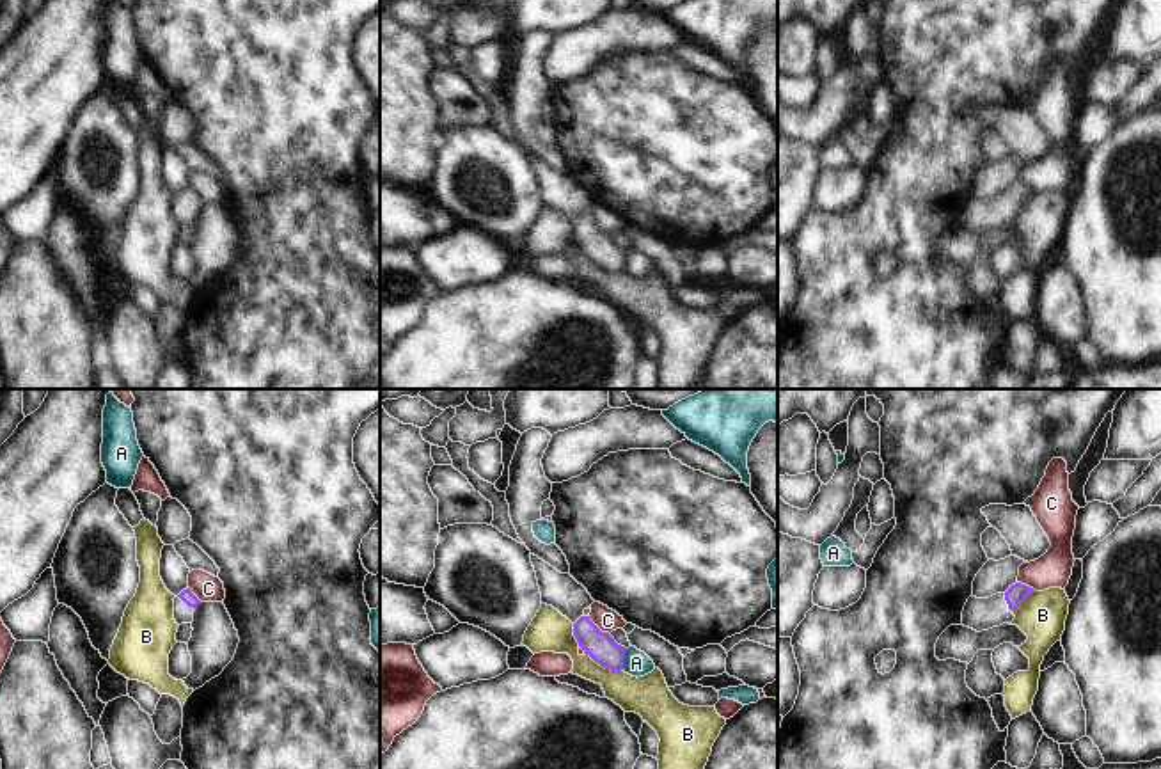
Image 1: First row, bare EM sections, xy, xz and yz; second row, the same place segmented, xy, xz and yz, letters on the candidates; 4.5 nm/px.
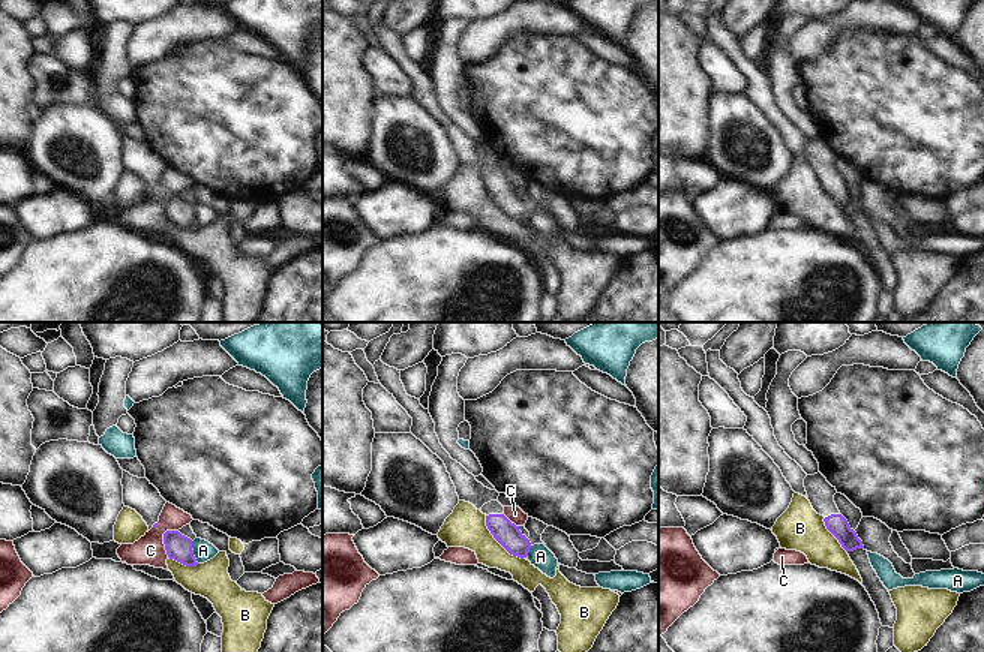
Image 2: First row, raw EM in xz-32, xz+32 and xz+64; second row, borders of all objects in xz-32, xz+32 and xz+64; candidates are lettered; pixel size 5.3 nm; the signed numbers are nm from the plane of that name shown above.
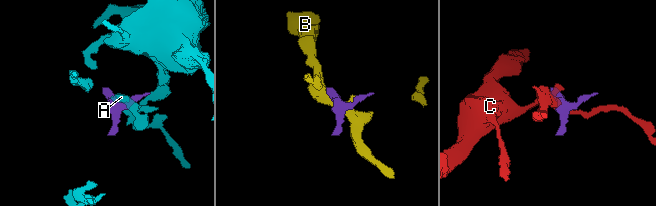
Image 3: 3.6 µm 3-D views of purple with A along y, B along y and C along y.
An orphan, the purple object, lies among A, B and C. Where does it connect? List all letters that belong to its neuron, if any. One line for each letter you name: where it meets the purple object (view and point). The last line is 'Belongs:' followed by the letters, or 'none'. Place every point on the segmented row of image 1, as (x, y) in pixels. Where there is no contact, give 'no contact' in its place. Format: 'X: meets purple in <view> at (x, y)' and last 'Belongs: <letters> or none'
Belongs: none

